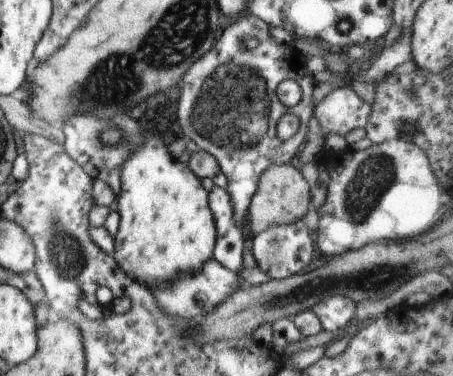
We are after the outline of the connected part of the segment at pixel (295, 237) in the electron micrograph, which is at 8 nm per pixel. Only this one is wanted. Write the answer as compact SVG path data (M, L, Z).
M298 220L288 226L272 226L264 230L262 234L257 234L252 242L253 255L255 256L257 267L264 274L270 277L270 280L284 280L295 274L302 273L308 264L312 261L314 254L314 239L310 236L310 230L305 220Z

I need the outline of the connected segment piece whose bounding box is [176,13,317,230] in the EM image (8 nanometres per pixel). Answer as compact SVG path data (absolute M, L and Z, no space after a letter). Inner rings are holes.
M244 13L238 20L224 23L222 29L220 39L216 39L210 52L204 54L196 64L192 64L188 74L184 74L184 78L180 80L180 99L176 114L184 136L194 140L200 148L212 154L218 161L220 170L228 181L226 192L232 200L234 222L243 230L249 220L248 210L252 196L256 194L264 170L268 170L268 166L272 164L295 163L295 157L307 142L308 124L315 110L312 94L317 82L312 73L305 68L307 58L297 54L293 40L283 45L278 44L270 36L271 26L264 20ZM246 38L256 38L257 46L246 48ZM286 79L295 79L303 87L301 100L293 107L282 104L276 95L276 87Z

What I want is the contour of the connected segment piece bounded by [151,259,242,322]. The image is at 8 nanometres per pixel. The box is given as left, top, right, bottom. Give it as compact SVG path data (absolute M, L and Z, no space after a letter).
M210 259L196 274L184 274L182 278L177 278L168 284L164 290L151 289L151 293L160 309L166 314L172 314L176 318L184 318L188 321L201 321L206 314L216 310L220 302L224 302L228 296L238 292L242 288L240 285L240 273L232 272L224 268L216 259Z

